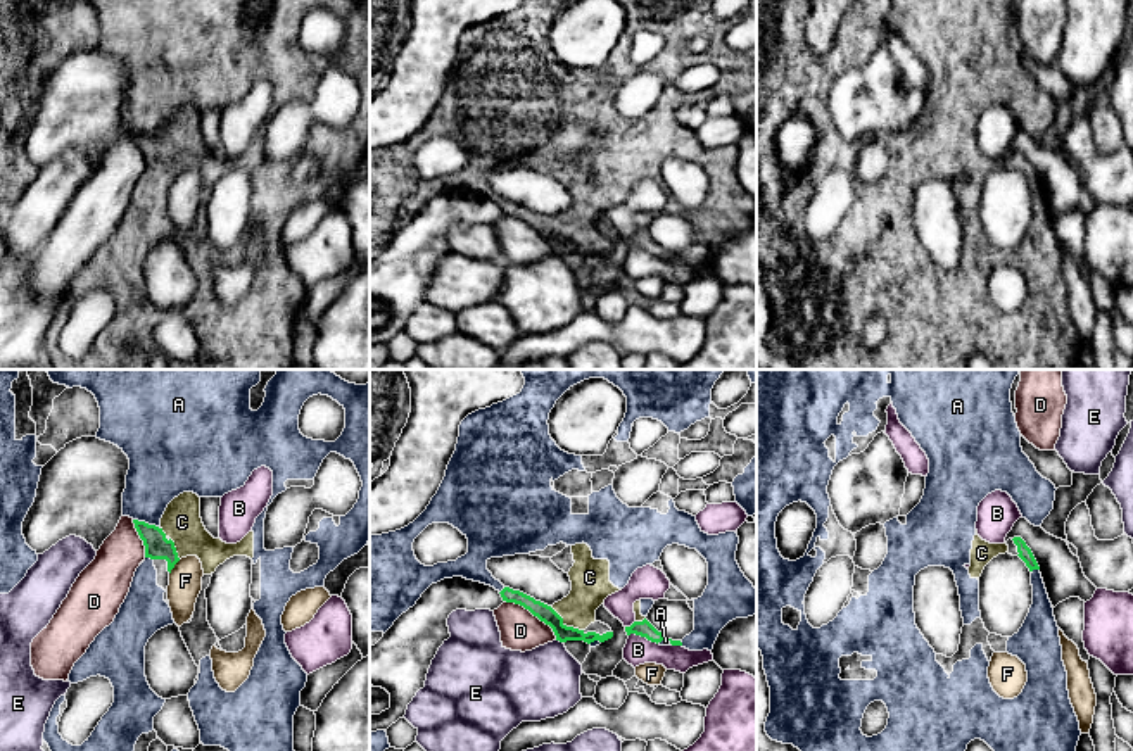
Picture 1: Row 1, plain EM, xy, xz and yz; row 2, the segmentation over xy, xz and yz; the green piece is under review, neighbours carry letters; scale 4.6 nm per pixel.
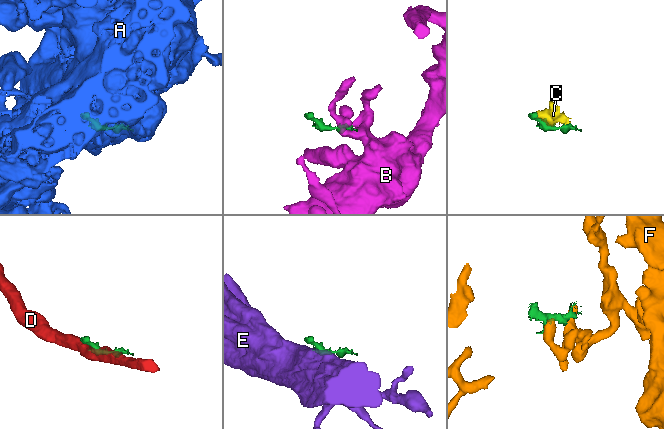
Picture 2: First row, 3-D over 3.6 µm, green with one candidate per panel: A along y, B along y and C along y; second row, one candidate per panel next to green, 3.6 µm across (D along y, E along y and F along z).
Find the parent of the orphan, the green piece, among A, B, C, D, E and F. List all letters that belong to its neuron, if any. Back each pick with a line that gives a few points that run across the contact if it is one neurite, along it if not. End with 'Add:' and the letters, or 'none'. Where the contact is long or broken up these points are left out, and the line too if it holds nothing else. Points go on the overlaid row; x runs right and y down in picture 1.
Add: A, C

